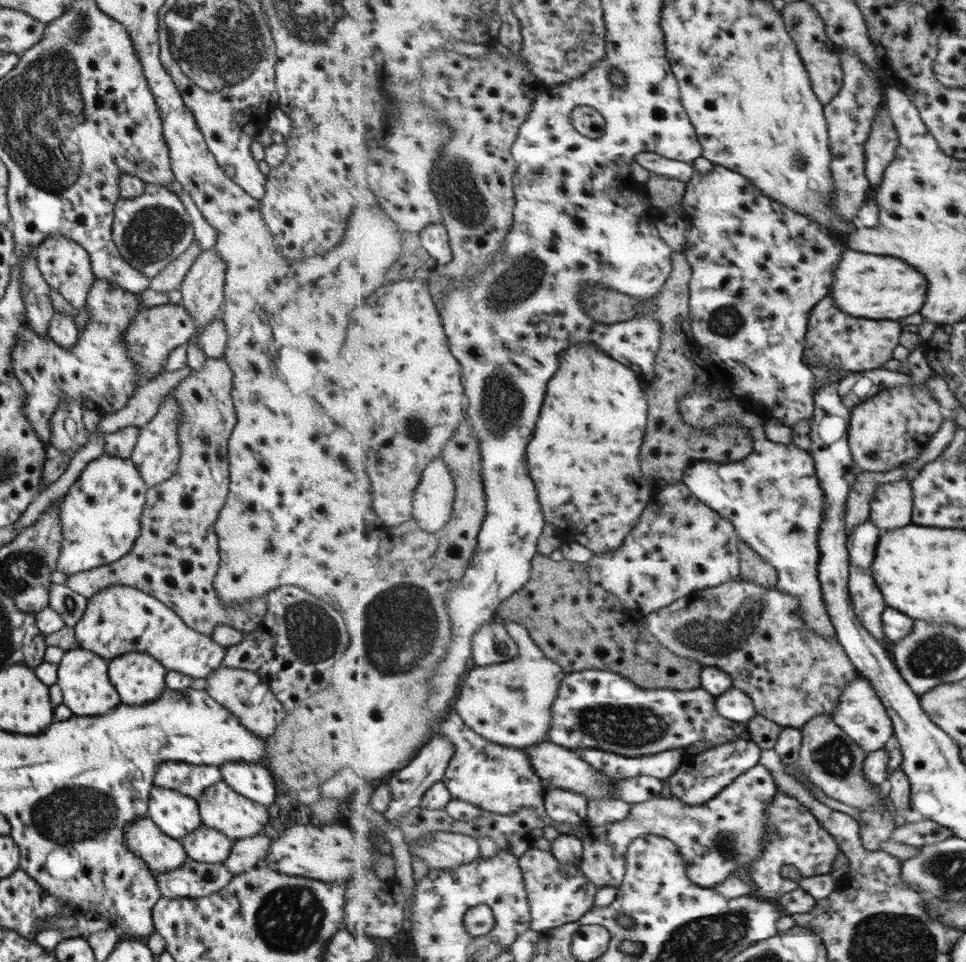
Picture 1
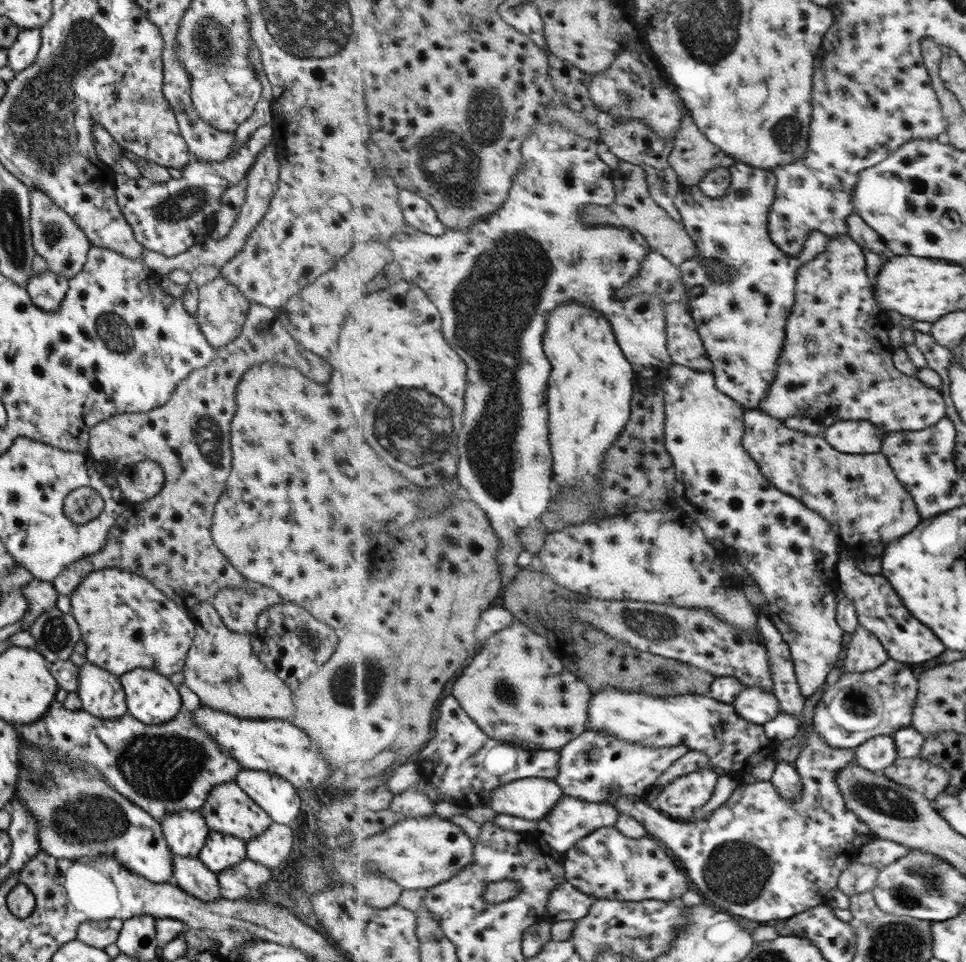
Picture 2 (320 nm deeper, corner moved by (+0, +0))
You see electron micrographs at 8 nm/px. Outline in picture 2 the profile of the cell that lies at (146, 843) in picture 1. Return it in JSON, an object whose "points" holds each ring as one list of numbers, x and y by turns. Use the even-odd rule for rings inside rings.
{"points":[[172,855,172,877,168,882,206,903,221,899,216,874,197,857]]}

